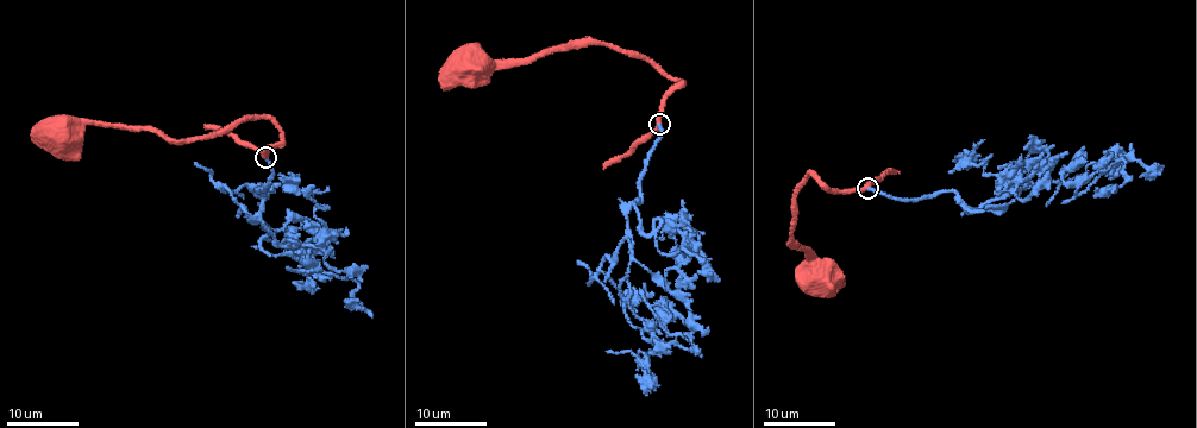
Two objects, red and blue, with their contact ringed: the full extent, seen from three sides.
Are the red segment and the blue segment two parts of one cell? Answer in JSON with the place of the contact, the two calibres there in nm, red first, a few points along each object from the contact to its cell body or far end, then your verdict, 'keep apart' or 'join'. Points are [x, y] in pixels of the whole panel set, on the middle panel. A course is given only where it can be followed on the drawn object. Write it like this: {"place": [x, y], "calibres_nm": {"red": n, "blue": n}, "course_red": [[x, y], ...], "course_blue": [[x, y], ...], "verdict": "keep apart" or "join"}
{"place": [659, 124], "calibres_nm": {"red": 400, "blue": 240}, "course_red": [[658, 124], [662, 102], [682, 82], [660, 74], [645, 58], [614, 46], [574, 44], [505, 62], [474, 65]], "course_blue": [[658, 124], [640, 200], [627, 214], [627, 321], [643, 337], [700, 354], [691, 332], [708, 326]], "verdict": "keep apart"}

